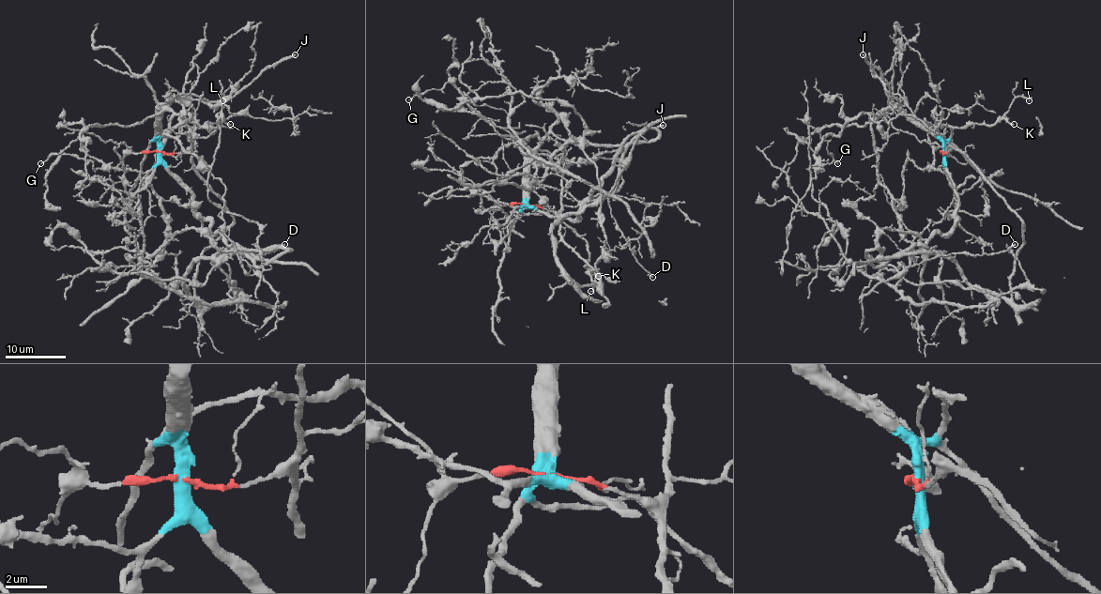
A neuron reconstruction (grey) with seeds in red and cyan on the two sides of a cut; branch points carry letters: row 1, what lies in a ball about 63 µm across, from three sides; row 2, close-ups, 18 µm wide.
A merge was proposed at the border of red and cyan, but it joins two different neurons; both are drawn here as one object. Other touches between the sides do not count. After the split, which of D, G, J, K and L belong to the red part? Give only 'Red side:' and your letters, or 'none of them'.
Red side: D

